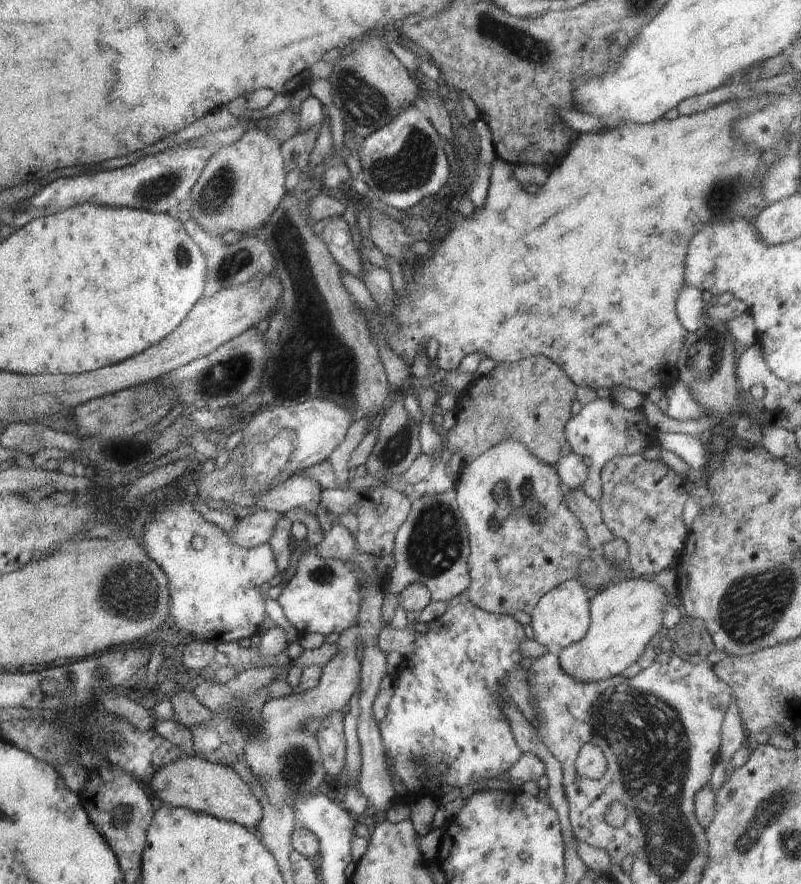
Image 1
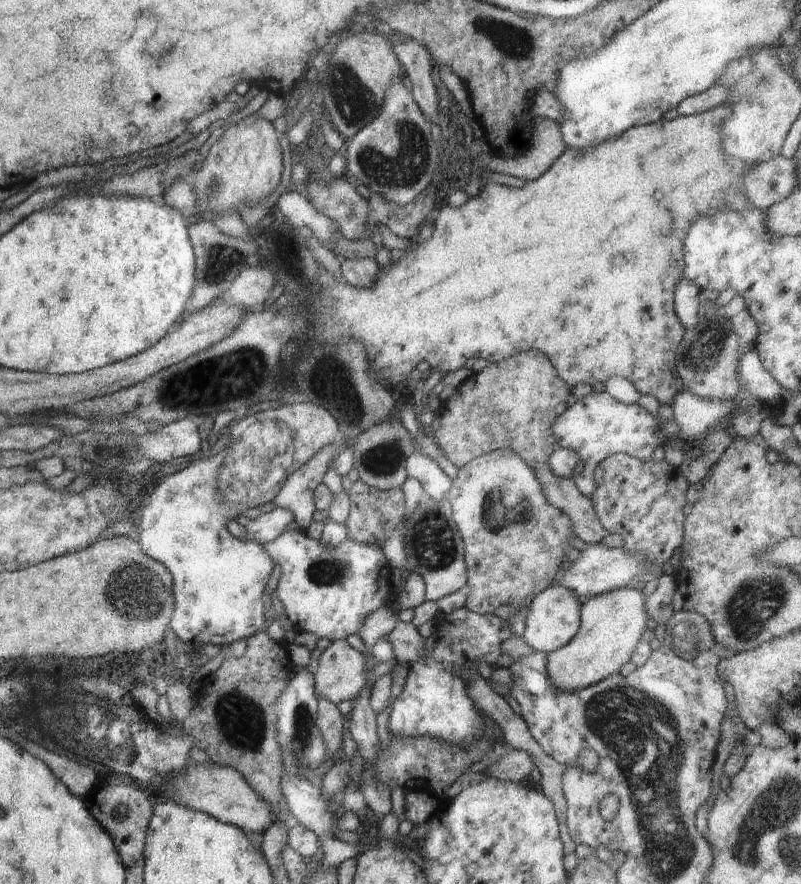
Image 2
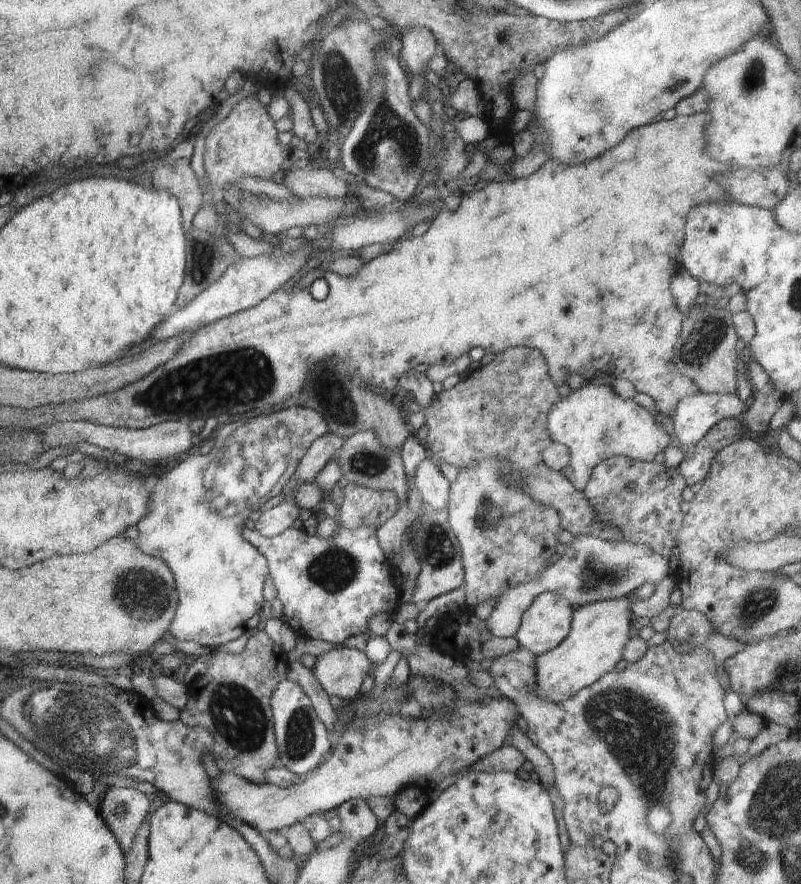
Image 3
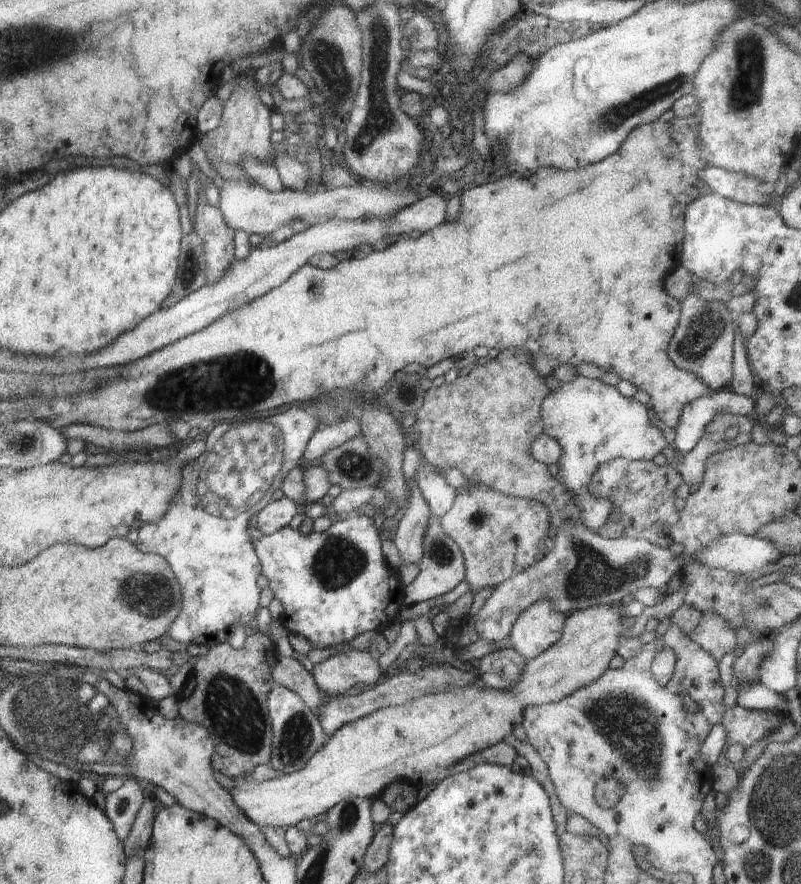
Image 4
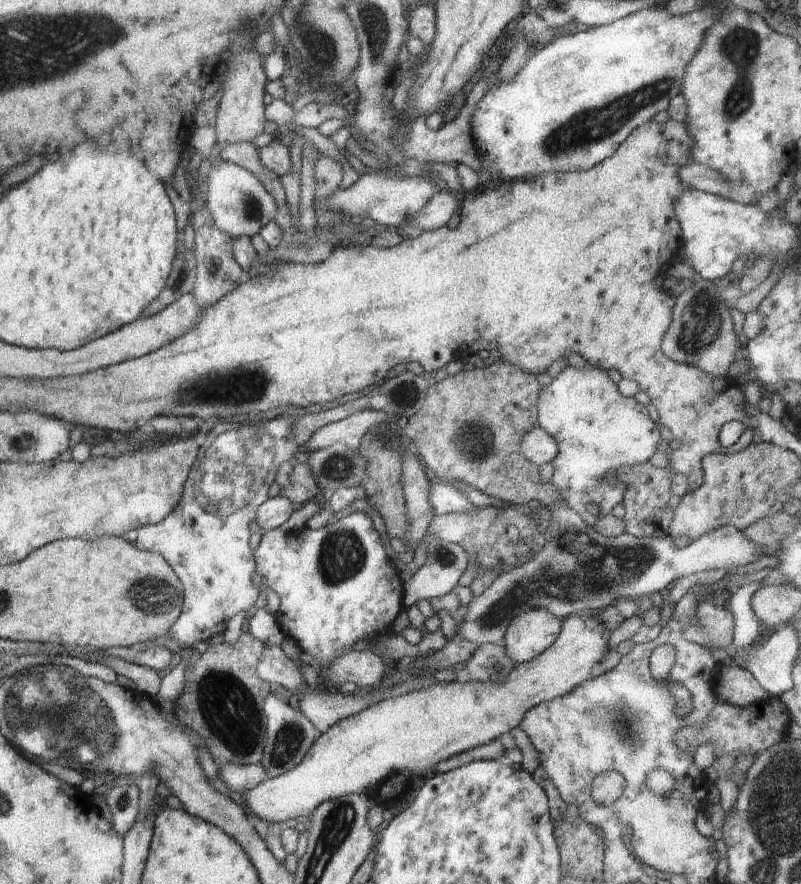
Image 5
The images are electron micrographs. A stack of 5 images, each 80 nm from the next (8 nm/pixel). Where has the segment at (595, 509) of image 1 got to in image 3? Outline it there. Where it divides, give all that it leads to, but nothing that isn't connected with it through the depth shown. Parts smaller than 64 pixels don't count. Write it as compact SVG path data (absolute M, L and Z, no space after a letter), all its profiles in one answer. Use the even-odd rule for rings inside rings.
M510 348L495 355L492 362L477 369L471 368L453 388L435 394L428 409L415 408L426 416L426 425L420 439L428 456L437 464L446 462L463 469L466 465L488 457L510 461L511 470L508 474L503 474L503 479L509 485L518 485L520 490L526 491L535 501L552 507L561 518L562 530L568 530L575 537L600 536L602 522L598 520L583 491L574 488L562 473L552 470L542 458L542 451L552 442L547 429L547 414L561 398L556 383L551 379L547 362L538 349Z

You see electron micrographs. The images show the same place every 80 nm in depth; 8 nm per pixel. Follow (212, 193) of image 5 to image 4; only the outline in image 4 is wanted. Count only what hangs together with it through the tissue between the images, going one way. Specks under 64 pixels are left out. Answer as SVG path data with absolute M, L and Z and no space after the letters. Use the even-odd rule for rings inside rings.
M359 175L355 176L360 179L353 187L337 187L333 189L318 189L313 193L308 191L283 191L273 193L263 187L250 184L247 181L225 180L225 184L220 190L219 209L222 211L227 225L234 230L244 229L249 235L260 234L262 238L278 228L290 225L294 220L301 220L314 226L332 219L338 220L356 220L361 219L364 214L370 214L371 217L383 217L402 207L409 205L412 201L420 198L410 186L406 188L388 188L388 186L372 183L364 180ZM388 188L388 192L382 192Z

